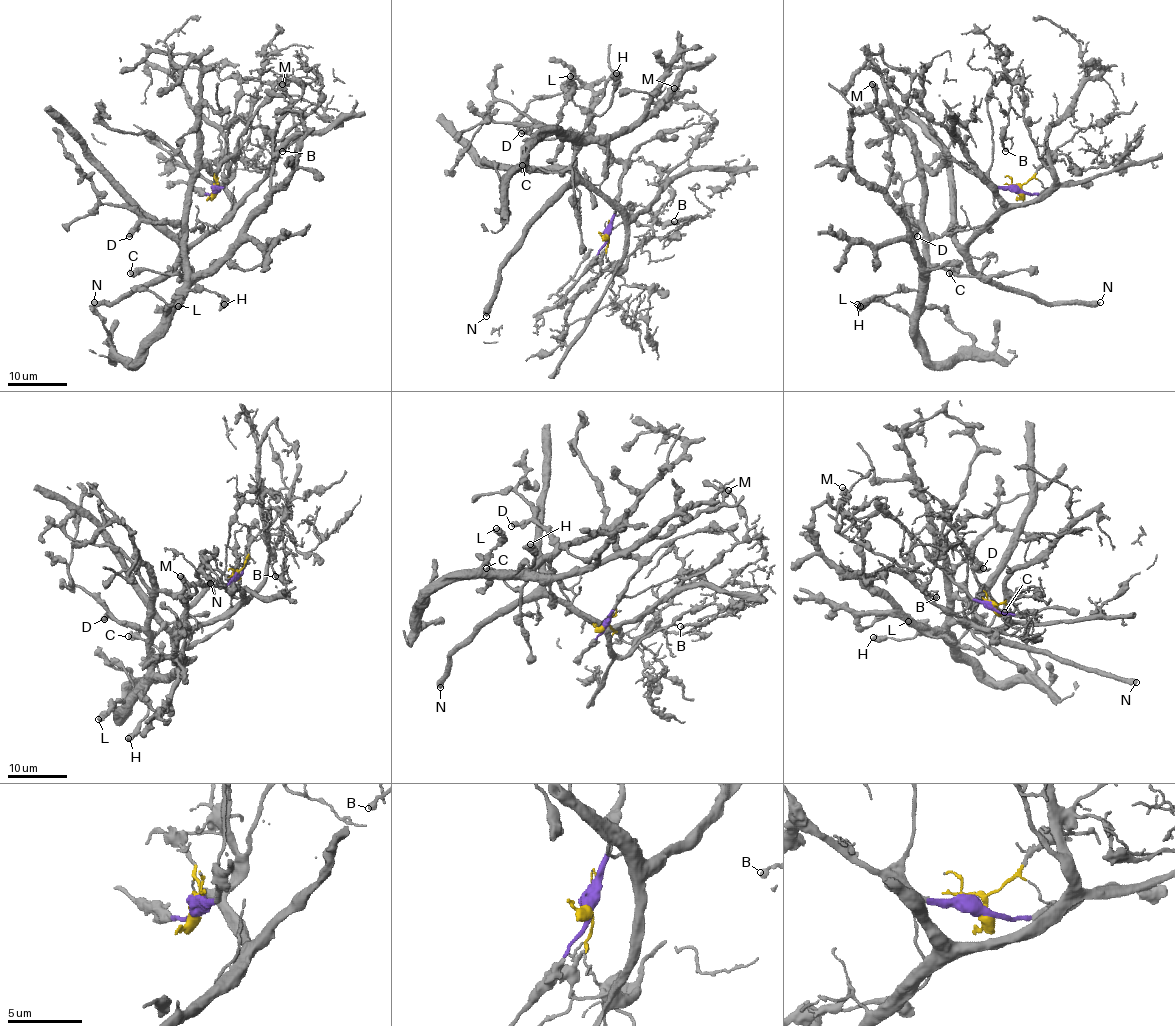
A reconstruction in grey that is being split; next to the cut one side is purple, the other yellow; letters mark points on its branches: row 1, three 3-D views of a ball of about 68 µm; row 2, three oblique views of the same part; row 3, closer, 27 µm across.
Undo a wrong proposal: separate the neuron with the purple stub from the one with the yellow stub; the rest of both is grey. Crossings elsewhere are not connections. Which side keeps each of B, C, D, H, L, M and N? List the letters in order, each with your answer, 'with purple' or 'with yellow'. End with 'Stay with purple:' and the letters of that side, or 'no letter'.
B: with yellow
C: with purple
D: with purple
H: with purple
L: with purple
M: with purple
N: with yellow
Stay with purple: C, D, H, L, M

